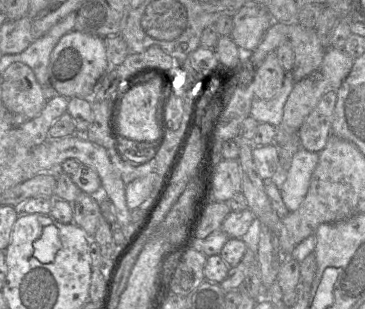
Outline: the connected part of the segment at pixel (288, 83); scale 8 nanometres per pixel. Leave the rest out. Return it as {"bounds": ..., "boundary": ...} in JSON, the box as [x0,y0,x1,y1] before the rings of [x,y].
{"bounds":[250,71,294,127],"boundary":[[[285,71],[280,92],[270,100],[259,100],[254,98],[250,108],[250,116],[259,123],[269,123],[278,127],[282,121],[285,102],[294,84],[292,72]]]}

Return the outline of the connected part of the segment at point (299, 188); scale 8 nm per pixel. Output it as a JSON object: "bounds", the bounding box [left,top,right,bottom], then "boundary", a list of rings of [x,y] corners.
{"bounds":[280,149,319,212],"boundary":[[[299,149],[292,156],[280,184],[281,197],[289,212],[296,211],[303,202],[318,158],[319,152],[310,152],[305,149]]]}

